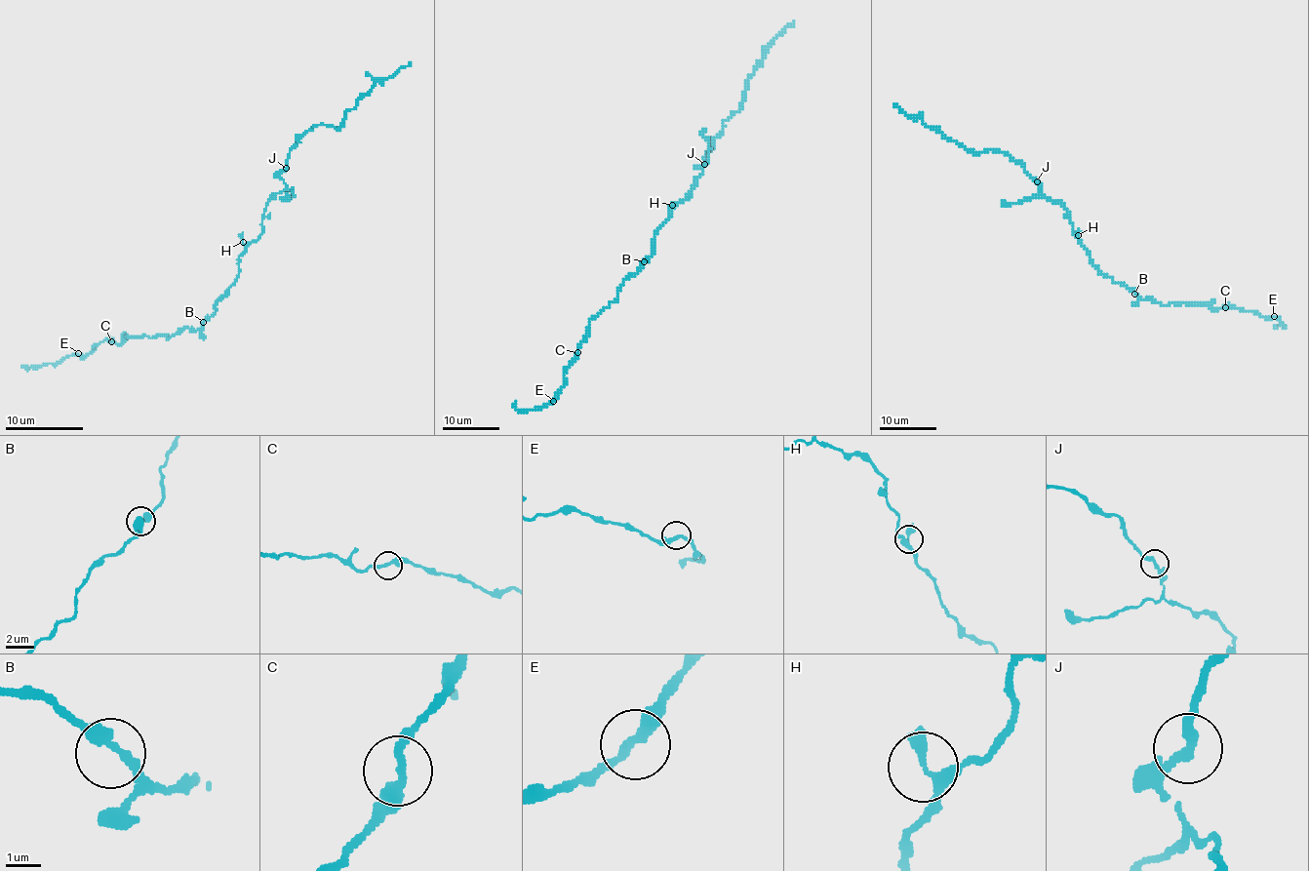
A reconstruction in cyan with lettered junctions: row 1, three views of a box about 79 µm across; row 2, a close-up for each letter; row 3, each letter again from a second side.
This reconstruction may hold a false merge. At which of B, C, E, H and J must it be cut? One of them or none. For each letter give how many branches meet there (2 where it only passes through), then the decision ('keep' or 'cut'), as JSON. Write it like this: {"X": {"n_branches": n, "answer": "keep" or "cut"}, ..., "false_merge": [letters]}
{"B": {"n_branches": 2, "answer": "keep"}, "C": {"n_branches": 2, "answer": "keep"}, "E": {"n_branches": 2, "answer": "keep"}, "H": {"n_branches": 2, "answer": "keep"}, "J": {"n_branches": 2, "answer": "keep"}, "false_merge": []}

